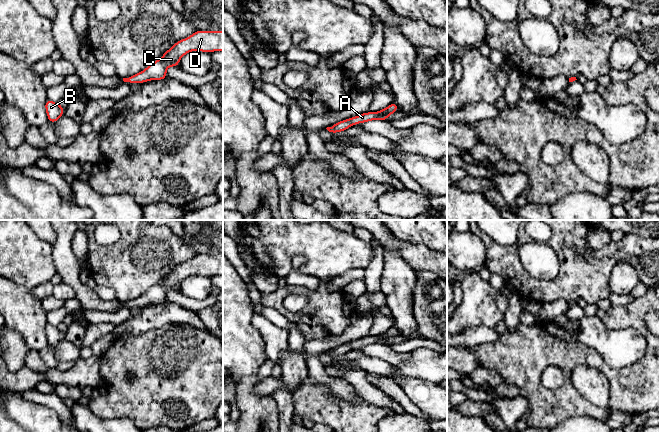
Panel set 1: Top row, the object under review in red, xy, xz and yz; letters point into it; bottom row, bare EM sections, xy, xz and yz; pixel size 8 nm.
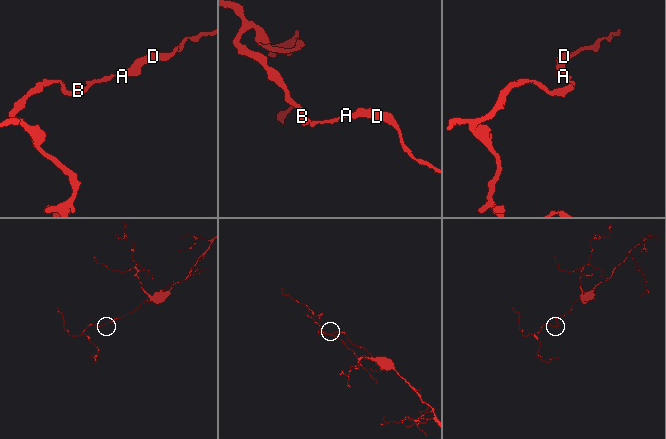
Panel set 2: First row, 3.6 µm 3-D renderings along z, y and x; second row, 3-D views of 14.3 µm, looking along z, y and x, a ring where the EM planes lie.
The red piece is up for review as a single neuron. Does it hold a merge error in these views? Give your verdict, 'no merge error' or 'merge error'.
no merge error

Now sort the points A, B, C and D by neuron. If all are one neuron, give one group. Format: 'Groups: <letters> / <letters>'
Groups: A B C D

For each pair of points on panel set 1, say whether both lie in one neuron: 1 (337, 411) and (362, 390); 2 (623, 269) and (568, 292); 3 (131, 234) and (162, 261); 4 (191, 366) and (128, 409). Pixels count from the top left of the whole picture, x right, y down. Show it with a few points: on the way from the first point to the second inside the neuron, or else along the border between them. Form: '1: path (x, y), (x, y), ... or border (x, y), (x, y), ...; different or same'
1: border (355, 390), (363, 399), (378, 406); different
2: border (633, 265), (626, 261), (615, 265), (608, 292); different
3: path (139, 242), (149, 252), (154, 253); same
4: path (175, 380), (156, 381), (144, 393); same

